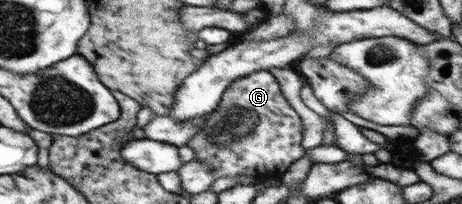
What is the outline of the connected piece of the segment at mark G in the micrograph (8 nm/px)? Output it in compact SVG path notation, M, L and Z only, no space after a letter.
M258 70L249 76L230 82L222 93L217 108L209 113L201 130L196 132L186 143L194 149L195 159L212 166L214 177L237 177L239 185L255 185L266 178L280 178L298 161L306 150L302 147L303 125L301 117L284 97L278 80L268 70Z

